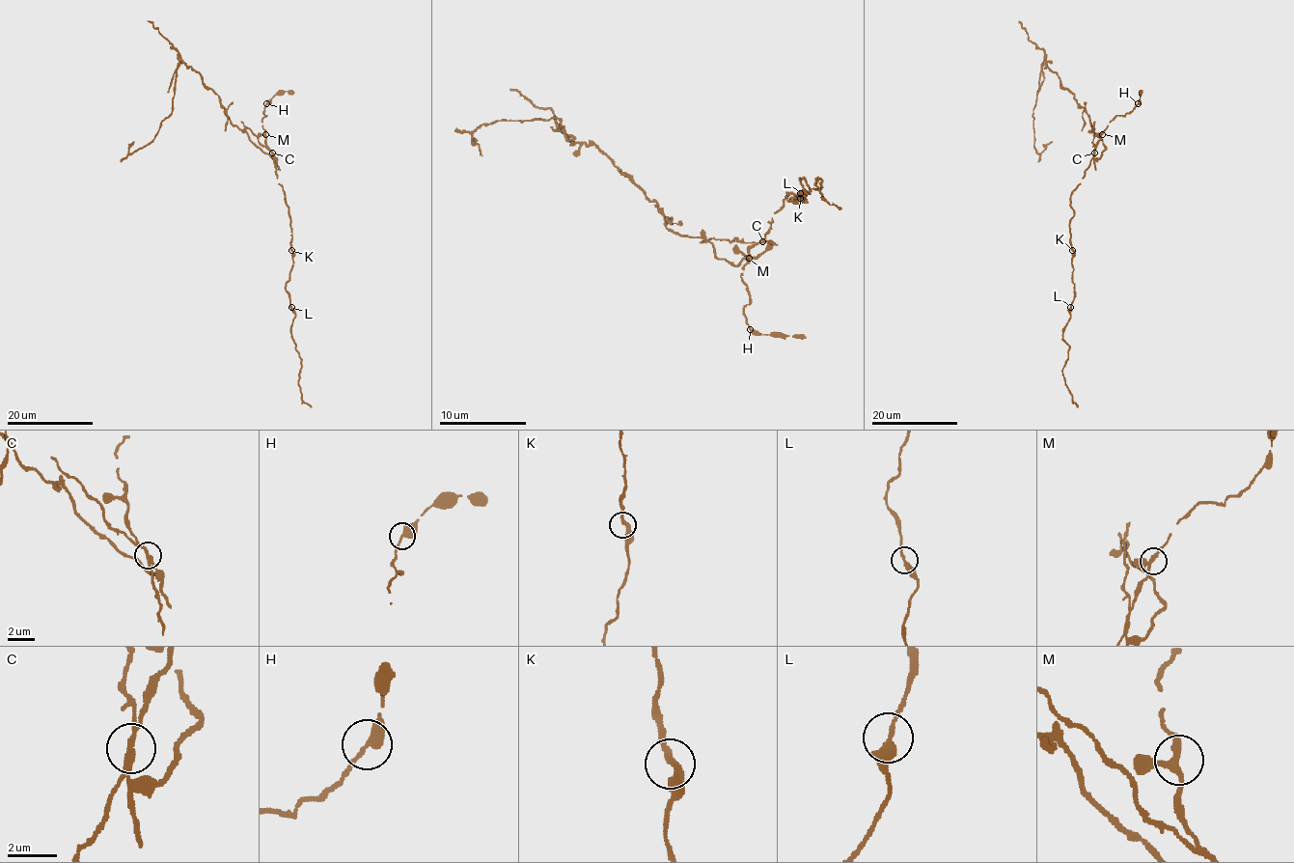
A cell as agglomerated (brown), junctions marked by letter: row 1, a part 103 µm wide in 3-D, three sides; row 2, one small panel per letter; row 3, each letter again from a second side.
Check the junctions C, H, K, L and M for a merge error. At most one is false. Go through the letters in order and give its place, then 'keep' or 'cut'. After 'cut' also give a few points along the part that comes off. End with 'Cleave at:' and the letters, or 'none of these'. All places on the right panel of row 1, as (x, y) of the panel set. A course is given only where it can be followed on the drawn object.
C: at (1094, 153); cut; foreign part runs (1093, 153), (1089, 116), (1044, 61), (1043, 81), (1032, 111), (1036, 151), (1040, 153), (1052, 141)
H: at (1138, 103); keep
K: at (1072, 250); keep
L: at (1070, 307); keep
M: at (1102, 134); keep
Cleave at: C

